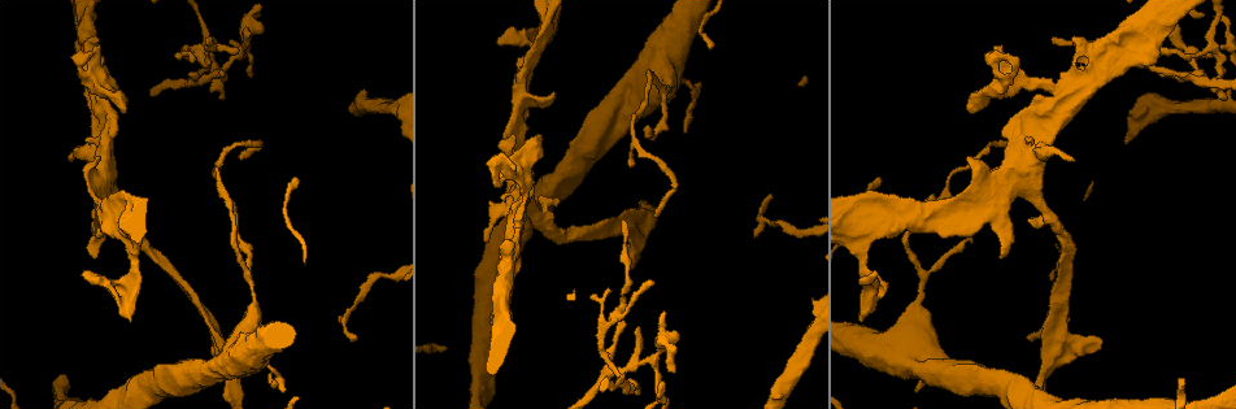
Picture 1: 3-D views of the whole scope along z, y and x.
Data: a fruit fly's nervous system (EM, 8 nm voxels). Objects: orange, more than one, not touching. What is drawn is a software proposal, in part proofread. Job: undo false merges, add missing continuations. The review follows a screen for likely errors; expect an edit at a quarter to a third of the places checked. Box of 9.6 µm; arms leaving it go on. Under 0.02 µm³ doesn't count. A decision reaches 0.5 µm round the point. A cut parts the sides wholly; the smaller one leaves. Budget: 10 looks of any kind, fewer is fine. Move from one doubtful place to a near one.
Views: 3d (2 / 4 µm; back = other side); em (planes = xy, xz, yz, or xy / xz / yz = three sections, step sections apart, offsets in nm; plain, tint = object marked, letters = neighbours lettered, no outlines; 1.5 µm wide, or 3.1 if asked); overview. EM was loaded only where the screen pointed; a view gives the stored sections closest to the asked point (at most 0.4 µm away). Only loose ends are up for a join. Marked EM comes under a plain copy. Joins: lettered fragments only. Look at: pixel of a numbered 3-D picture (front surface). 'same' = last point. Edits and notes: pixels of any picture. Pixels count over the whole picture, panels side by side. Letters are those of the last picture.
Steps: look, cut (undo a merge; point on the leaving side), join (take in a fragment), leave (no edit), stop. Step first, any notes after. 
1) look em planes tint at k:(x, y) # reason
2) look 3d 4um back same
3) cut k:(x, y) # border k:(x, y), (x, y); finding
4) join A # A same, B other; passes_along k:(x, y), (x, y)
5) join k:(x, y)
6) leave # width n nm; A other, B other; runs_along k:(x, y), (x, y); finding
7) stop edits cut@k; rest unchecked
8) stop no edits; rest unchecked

look em planes tint at 1:(659, 216) # tapers out

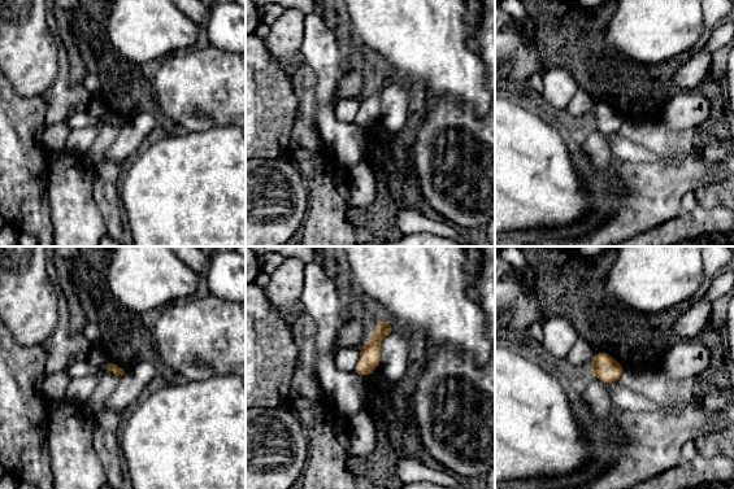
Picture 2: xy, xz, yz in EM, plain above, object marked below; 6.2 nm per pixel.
look em planes letters same

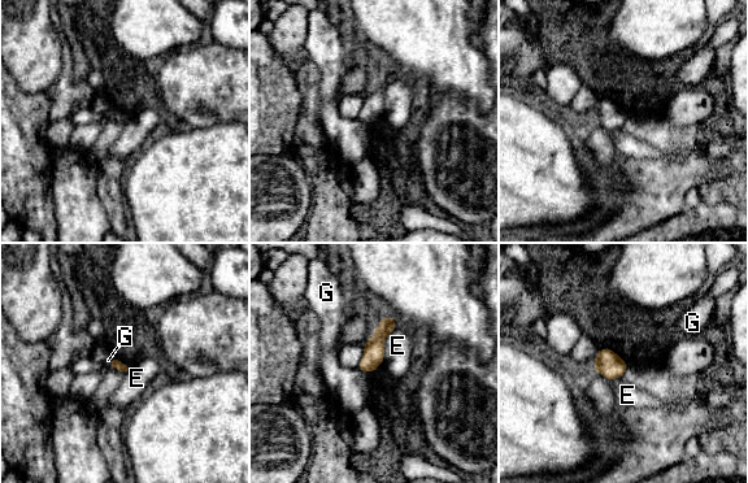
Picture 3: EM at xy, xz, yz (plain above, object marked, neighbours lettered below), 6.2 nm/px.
leave # E other, G other; border 3:(396, 322), (385, 339), (379, 365); none of them fits

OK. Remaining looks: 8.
look em planes tint at 1:(1099, 342) # free end

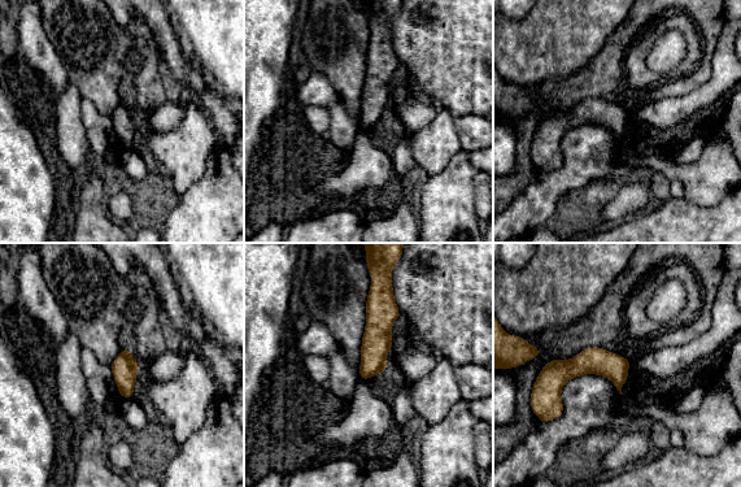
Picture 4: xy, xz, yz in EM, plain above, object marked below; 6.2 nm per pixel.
look em planes letters same # see the neighbours

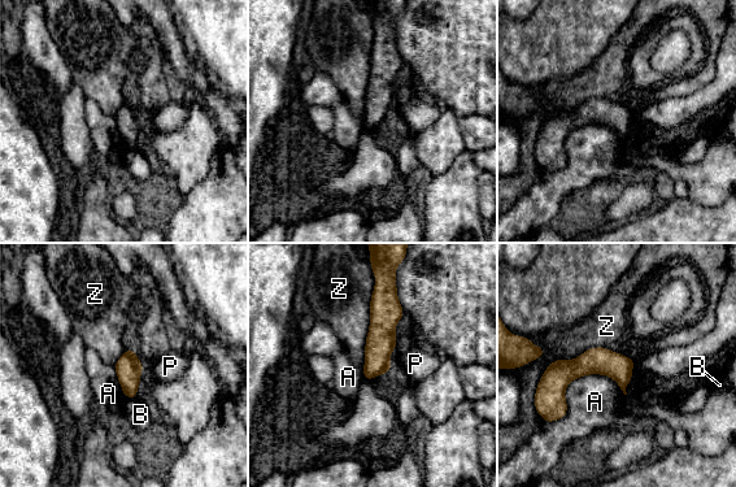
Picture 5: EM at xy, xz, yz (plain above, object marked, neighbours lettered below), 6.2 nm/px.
leave # longest_contact Z 650 nm; A other, B other, P other, Z other; runs_along 5:(630, 362), (587, 362), (545, 382); no lettered fragment goes on from it

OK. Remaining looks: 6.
look em planes letters at 1:(133, 275) # sharp bend

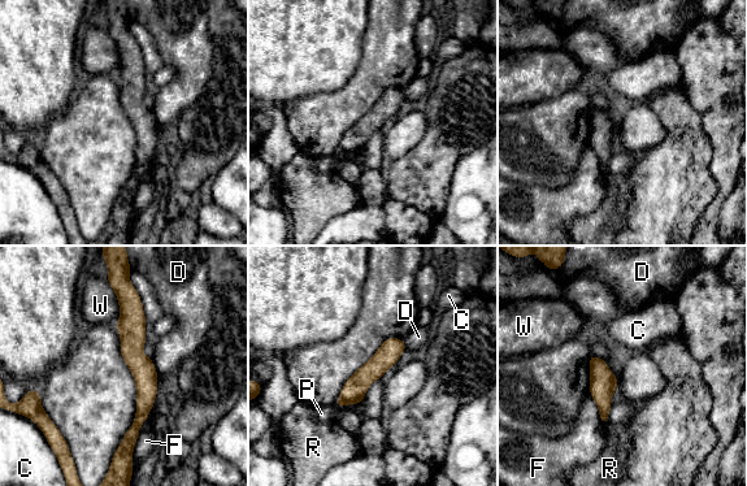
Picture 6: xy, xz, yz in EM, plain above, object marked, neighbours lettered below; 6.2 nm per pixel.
leave # width 80 nm; C other, D other, F other, P other, R other, W other; runs_along 6:(134, 296), (143, 411), (124, 445); all the same cell

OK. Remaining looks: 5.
look 3d 2um at 1:(995, 55) # touches itself

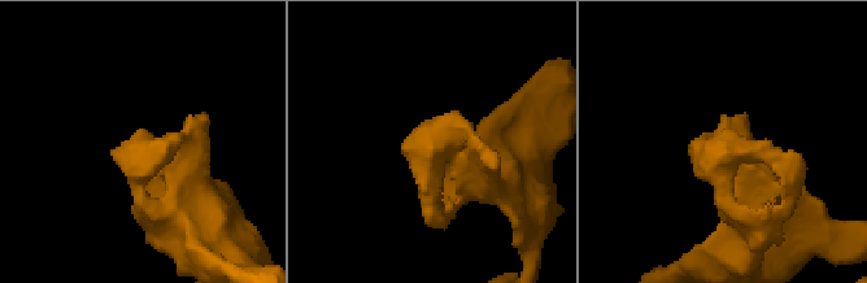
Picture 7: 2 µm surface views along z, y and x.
look em planes letters at 7:(718, 149)

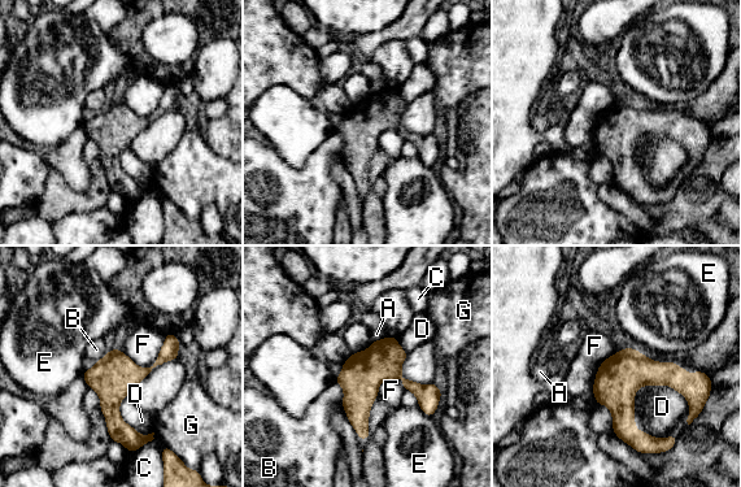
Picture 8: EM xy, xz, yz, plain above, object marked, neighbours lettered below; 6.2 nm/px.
leave # width 260 nm; A other, B other, C other, D other, E other, F other, G other; border 8:(168, 331), (149, 366), (116, 348); continuous, no second cell

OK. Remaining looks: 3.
stop no edits; rest unchecked

